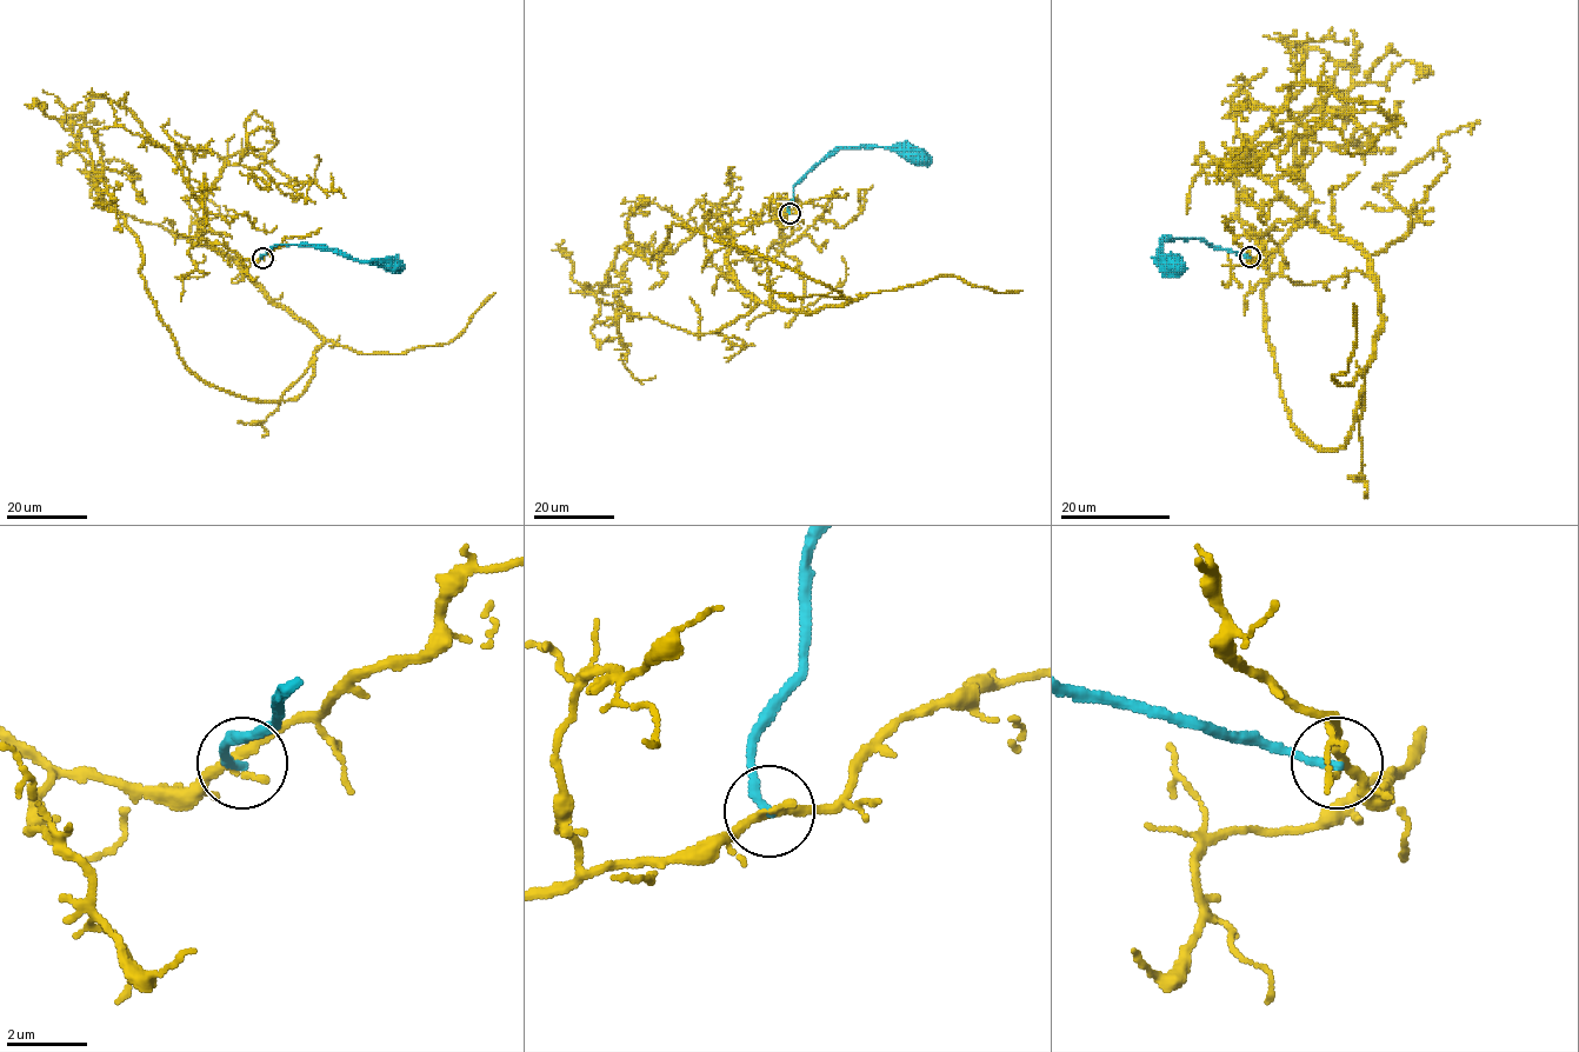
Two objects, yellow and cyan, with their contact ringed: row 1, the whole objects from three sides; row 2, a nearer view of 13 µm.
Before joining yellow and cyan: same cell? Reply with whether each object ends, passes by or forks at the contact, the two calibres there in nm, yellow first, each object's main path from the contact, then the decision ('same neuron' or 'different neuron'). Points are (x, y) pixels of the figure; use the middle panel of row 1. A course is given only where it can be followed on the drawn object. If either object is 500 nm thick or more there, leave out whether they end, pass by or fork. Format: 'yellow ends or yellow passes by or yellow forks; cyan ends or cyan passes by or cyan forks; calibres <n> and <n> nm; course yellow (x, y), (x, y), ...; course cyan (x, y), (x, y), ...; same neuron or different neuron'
yellow forks; cyan ends; calibres 190 and 220 nm; course yellow (788, 213), (726, 230), (734, 281), (844, 305), (674, 222), (650, 258), (619, 247), (610, 326); course cyan (790, 213), (793, 187), (838, 150), (885, 147), (914, 159), (917, 157); different neuron

